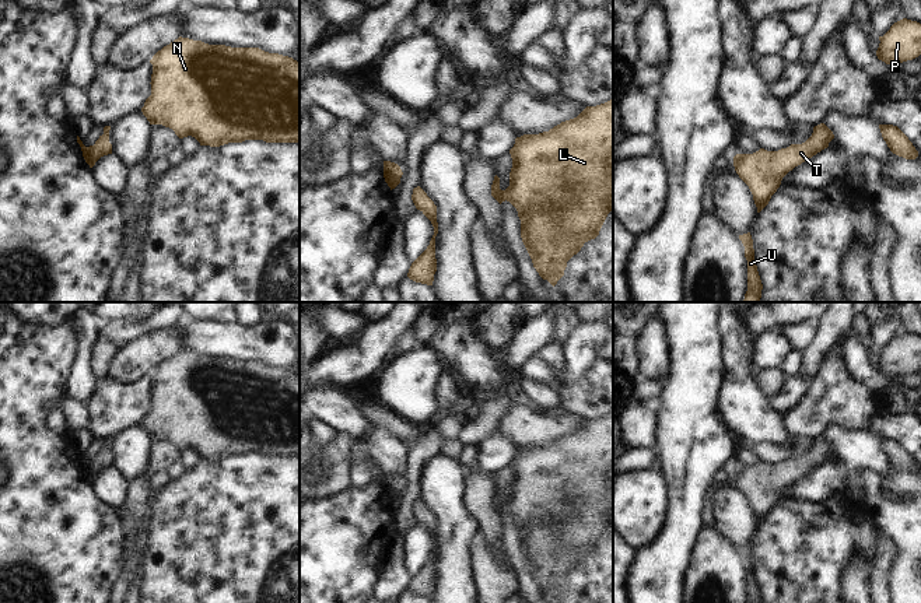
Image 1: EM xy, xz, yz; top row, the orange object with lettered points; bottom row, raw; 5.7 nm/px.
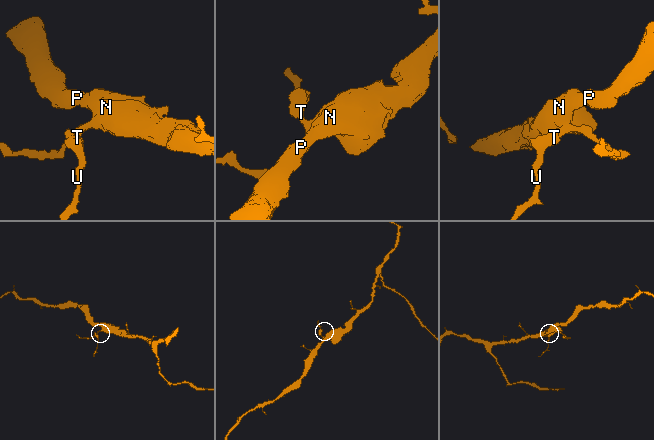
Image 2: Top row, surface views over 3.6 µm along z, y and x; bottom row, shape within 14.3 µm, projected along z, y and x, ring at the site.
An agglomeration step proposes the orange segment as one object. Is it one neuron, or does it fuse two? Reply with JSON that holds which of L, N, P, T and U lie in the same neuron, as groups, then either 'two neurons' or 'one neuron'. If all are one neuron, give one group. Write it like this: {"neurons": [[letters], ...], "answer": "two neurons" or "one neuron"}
{"neurons": [["L", "N", "P", "T", "U"]], "answer": "one neuron"}

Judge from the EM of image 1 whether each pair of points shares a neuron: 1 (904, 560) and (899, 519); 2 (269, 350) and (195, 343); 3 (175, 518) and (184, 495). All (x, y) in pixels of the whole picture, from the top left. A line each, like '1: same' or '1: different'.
1: same
2: same
3: same

